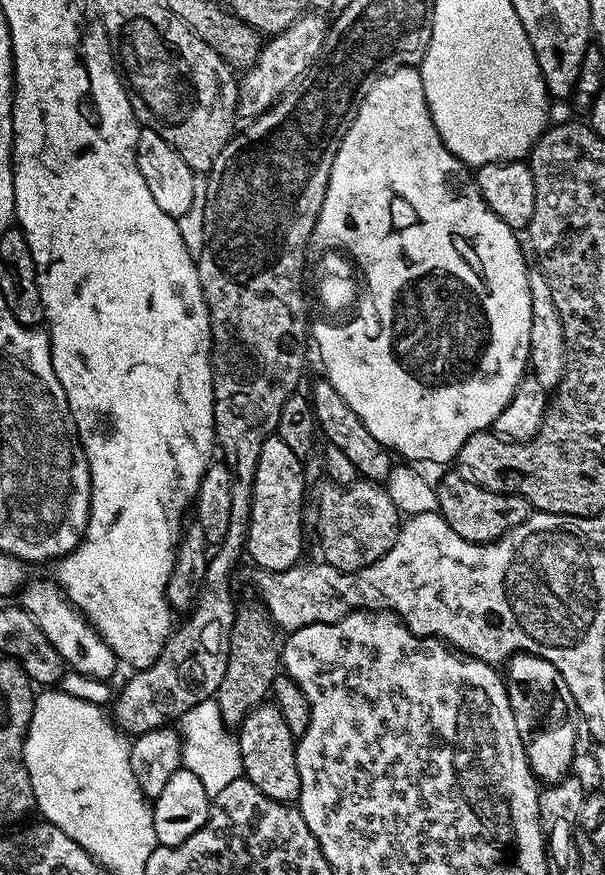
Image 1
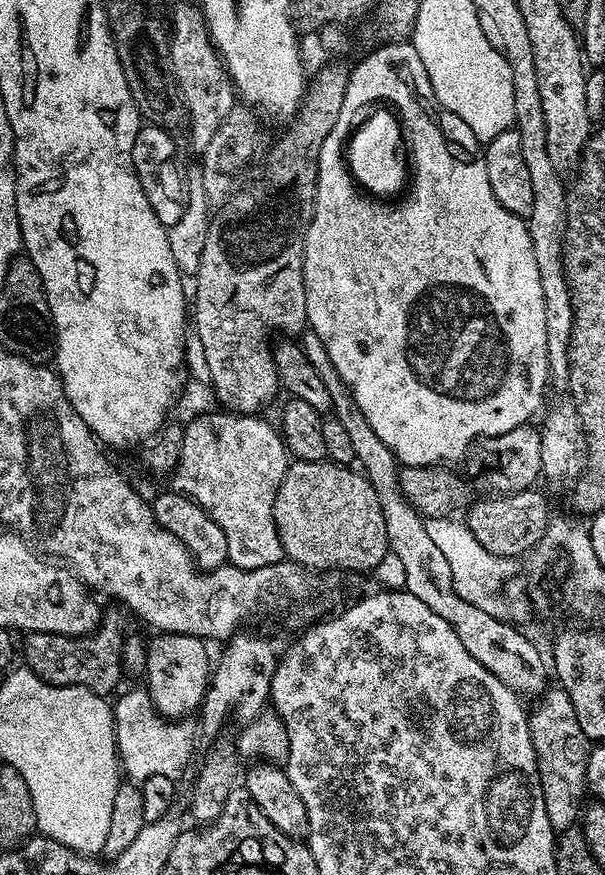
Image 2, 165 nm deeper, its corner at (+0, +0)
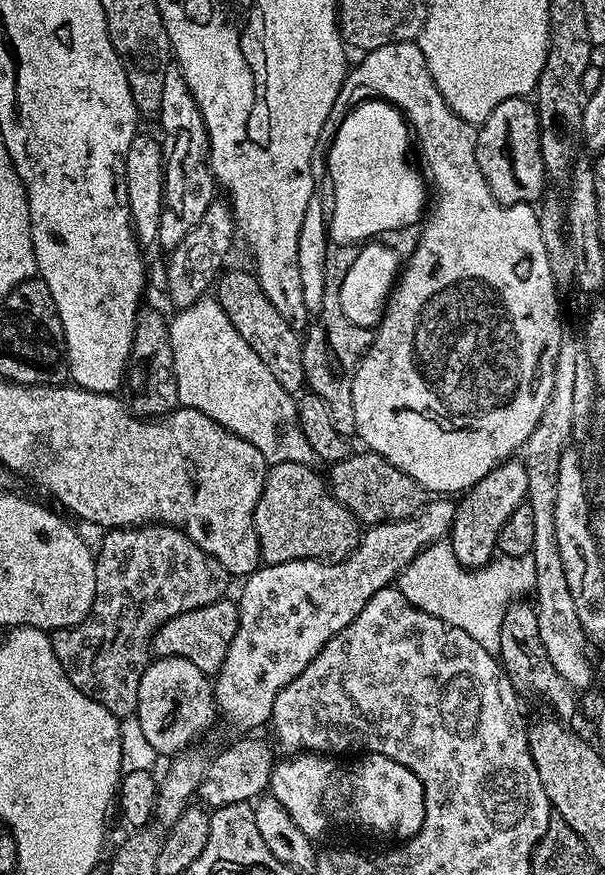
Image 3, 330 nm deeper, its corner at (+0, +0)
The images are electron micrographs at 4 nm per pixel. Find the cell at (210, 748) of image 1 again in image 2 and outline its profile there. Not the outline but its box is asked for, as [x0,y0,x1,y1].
[113,687,192,782]

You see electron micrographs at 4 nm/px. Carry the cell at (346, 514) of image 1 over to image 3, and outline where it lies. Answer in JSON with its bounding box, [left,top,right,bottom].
[254,462,362,564]

